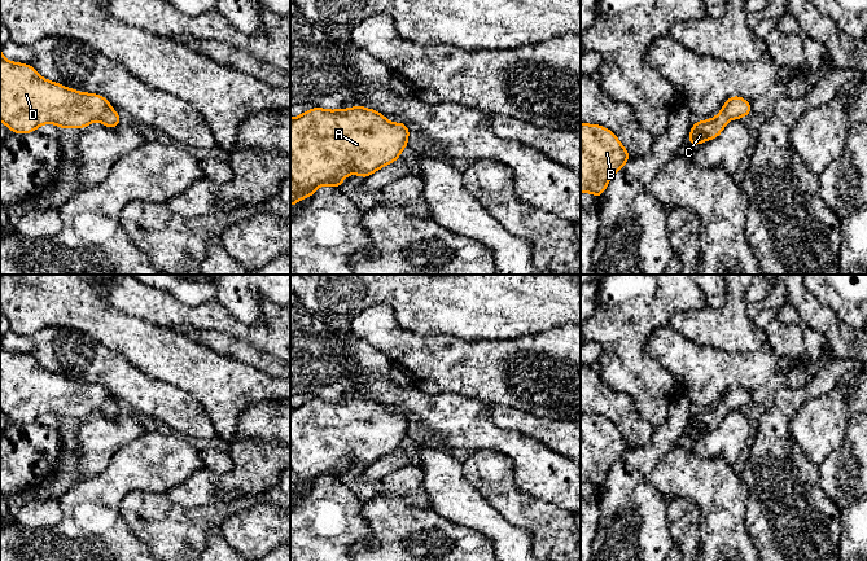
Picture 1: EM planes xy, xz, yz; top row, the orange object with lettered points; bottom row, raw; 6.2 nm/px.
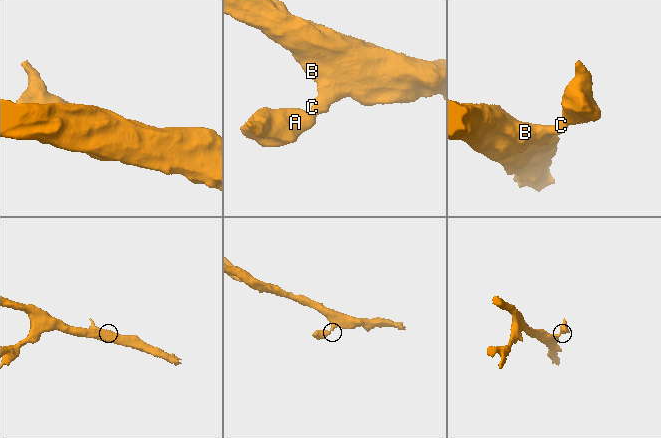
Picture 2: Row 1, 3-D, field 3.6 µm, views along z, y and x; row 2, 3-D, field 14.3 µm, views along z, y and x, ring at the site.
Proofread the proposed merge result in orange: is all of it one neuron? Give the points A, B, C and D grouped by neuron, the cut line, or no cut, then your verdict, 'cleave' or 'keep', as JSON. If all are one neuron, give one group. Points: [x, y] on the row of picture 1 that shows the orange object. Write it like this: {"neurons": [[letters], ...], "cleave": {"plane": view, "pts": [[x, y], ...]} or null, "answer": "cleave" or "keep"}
{"neurons": [["A", "B", "C", "D"]], "cleave": null, "answer": "keep"}

